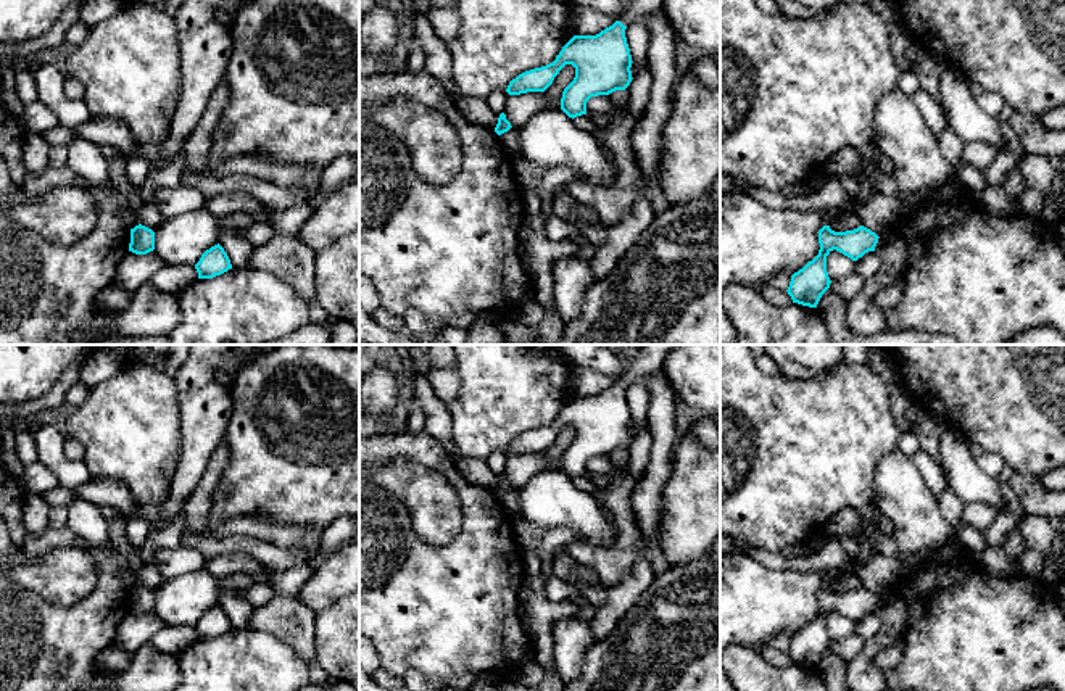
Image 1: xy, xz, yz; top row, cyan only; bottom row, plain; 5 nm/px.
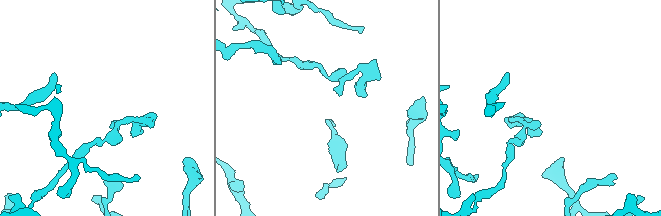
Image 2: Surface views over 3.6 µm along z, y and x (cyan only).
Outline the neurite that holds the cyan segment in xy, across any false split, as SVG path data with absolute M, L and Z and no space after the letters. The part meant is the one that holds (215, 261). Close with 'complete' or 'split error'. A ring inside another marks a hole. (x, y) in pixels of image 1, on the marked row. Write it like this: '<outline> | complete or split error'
M218 243L201 254L195 269L198 279L213 279L232 269L232 264L224 248Z | complete

